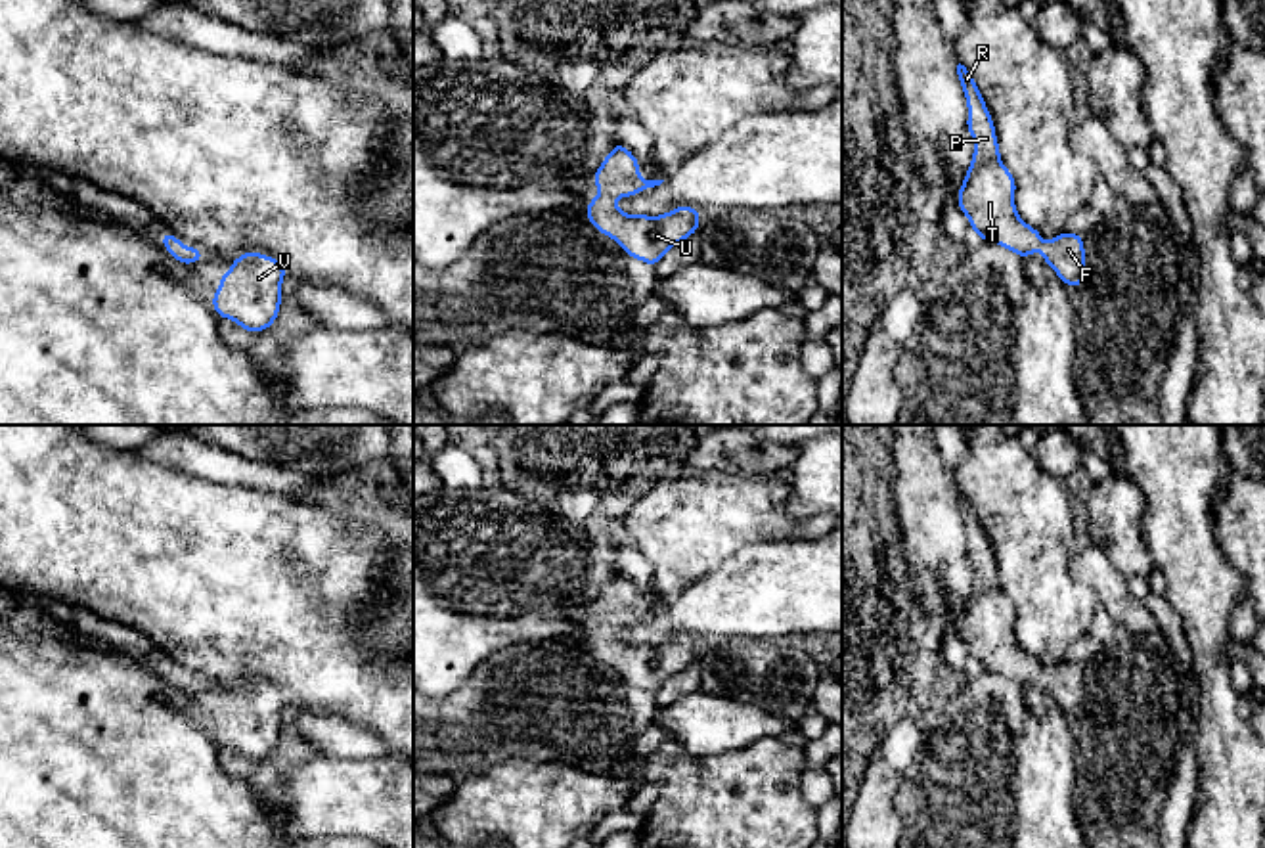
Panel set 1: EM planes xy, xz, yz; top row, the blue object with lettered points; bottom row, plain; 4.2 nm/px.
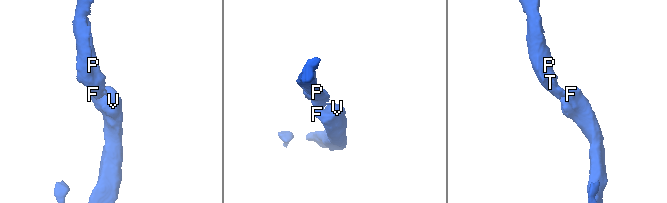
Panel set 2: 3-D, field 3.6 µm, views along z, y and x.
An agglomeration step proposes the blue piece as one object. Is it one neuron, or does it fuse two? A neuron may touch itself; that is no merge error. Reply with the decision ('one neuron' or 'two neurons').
one neuron

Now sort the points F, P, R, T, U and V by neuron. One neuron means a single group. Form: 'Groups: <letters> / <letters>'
Groups: F P R T U V

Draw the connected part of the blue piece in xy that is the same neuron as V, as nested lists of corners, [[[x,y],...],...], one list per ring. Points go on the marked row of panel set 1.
[[[256,251],[233,258],[232,270],[220,276],[220,287],[212,295],[214,312],[251,333],[268,329],[279,314],[285,274],[279,260]]]

